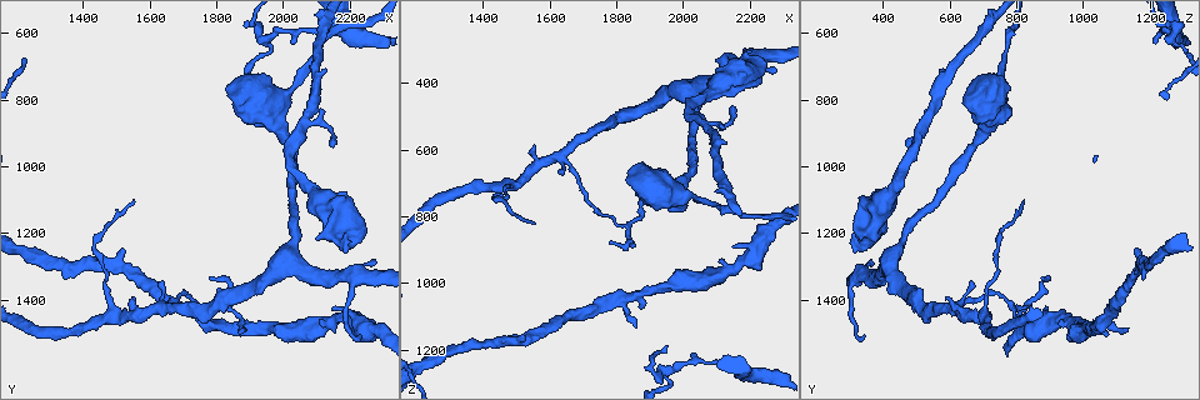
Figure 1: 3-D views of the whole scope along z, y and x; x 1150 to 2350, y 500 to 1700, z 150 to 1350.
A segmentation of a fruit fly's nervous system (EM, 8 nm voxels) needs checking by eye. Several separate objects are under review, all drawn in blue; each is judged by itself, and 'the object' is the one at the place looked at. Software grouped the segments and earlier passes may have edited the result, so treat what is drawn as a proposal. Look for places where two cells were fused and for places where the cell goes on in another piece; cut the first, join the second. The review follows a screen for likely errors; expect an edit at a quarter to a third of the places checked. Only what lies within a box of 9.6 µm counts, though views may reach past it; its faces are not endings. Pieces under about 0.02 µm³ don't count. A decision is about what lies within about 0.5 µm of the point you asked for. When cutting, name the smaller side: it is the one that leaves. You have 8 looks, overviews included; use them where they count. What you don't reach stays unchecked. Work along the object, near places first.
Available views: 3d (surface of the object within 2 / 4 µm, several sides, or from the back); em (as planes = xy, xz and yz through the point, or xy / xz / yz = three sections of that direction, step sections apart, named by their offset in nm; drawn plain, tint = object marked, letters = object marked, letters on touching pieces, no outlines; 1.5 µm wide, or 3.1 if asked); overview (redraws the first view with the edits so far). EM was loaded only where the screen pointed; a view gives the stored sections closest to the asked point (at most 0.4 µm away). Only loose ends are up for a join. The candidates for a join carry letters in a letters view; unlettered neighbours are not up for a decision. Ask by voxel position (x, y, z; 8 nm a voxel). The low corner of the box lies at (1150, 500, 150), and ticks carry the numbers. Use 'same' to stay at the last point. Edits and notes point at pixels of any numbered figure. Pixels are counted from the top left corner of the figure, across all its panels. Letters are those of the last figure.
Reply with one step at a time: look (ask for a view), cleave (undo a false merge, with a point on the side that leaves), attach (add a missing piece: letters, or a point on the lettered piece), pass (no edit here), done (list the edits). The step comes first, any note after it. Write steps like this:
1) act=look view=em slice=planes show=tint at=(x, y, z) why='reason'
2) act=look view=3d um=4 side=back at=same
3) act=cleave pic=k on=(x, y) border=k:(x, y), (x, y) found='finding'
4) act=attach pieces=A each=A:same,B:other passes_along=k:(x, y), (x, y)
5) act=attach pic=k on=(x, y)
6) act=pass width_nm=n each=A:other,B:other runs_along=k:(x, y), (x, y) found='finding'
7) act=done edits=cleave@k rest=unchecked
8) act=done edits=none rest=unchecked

act=look view=3d um=4 side=back at=(2100, 1090, 420)

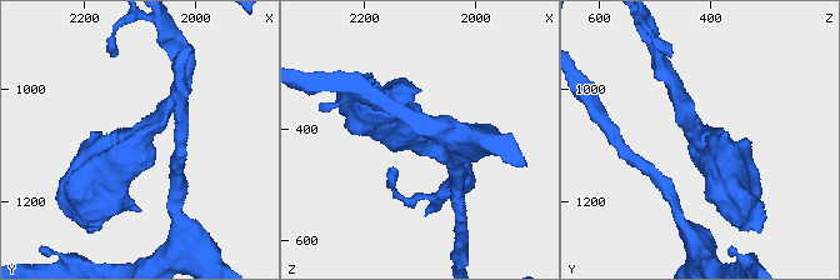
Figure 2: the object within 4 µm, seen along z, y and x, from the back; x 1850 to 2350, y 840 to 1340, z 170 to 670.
act=look view=em slice=planes show=plain at=(2105, 1090, 410) why='shape alone is not enough'

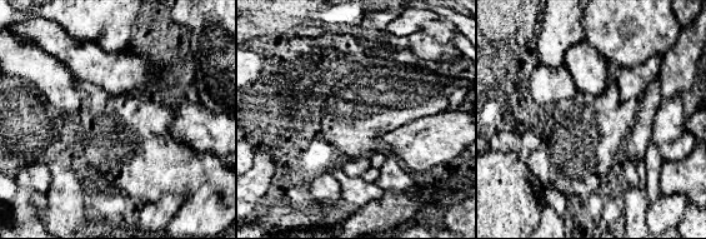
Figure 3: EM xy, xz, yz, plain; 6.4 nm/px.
act=look view=em slice=planes show=letters at=same

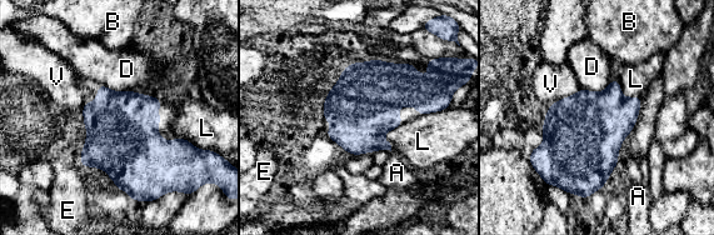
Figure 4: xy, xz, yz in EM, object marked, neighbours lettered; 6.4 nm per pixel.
act=pass each=A:other,B:other,D:other,E:other,L:other,V:other border=4:(403, 121), (380, 136), (390, 150) found='one cell here'

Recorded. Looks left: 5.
act=look view=em slice=planes show=tint at=(2170, 1440, 940)

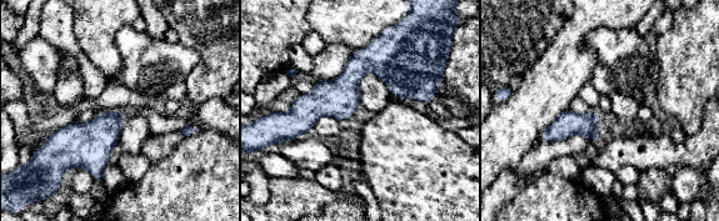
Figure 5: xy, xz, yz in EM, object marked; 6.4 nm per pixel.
act=look view=em slice=planes show=letters at=same why='what lies round it'

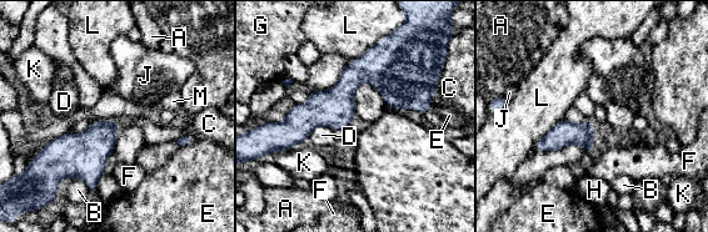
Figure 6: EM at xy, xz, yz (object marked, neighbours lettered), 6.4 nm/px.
act=pass width_nm=50 each=A:other,B:other,C:other,D:other,E:other,F:other,G:other,H:other,J:other,K:other,L:other,M:other border=6:(405, 20), (348, 62) found='one cell here'

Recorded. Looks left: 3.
act=look view=em slice=xz step=4 show=tint at=(1950, 610, 1270) why='sudden change in width'

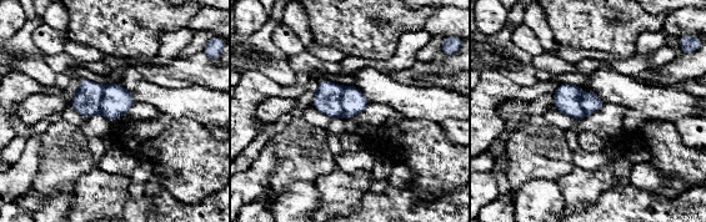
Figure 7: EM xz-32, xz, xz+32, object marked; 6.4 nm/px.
act=look view=em slice=xz step=4 show=letters at=same why='see the neighbours'

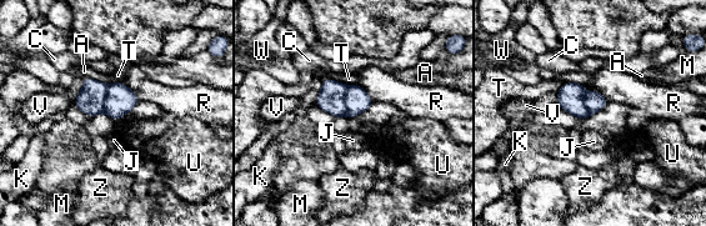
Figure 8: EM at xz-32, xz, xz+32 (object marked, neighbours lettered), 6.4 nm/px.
act=cleave pic=8 on=(356, 100) each=A:other,C:other,J:other,K:other,M:other,R:other,T:other,U:other,V:other,W:other,Z:other found='a second cell is stuck on'

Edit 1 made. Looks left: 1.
act=done edits=cleave@8 rest=unchecked

